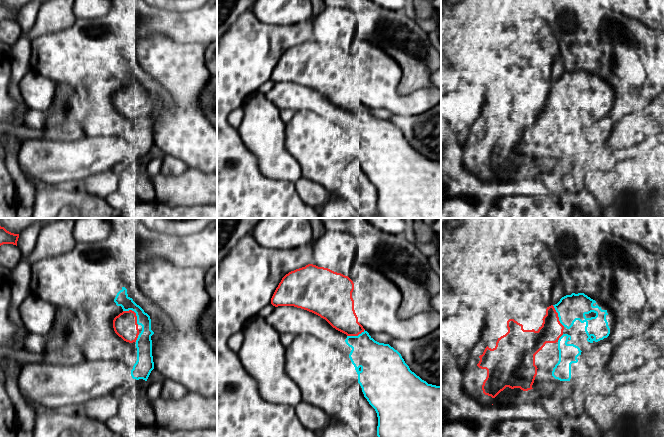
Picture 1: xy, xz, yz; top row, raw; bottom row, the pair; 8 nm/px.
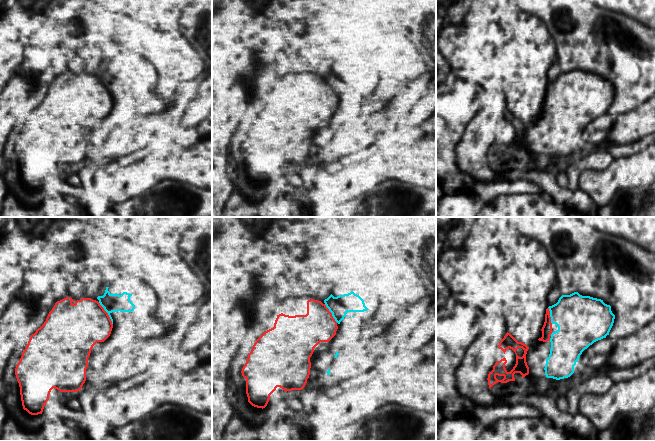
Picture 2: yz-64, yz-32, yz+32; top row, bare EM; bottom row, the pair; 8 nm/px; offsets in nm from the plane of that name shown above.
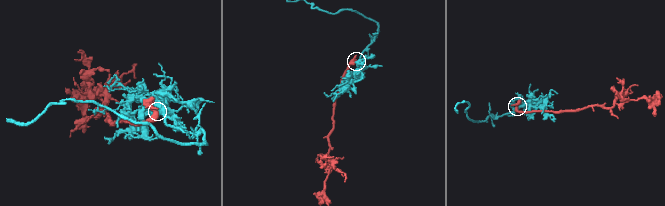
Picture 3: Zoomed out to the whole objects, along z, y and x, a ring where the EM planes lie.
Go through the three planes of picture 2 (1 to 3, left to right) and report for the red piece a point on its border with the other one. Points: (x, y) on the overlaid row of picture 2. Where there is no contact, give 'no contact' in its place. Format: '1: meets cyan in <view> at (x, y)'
1: meets cyan in yz-64 at (107, 312)
2: meets cyan in yz-32 at (331, 312)
3: meets cyan in yz+32 at (550, 315)

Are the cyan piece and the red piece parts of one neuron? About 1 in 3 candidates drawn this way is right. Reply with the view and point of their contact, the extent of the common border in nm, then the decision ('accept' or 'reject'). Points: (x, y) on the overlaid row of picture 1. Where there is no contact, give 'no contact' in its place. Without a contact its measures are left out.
contact xy (135, 312); length 170 nm; accept

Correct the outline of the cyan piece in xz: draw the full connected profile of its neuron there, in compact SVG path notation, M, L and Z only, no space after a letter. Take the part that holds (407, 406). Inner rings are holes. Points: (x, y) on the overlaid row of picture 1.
M308 264L286 274L276 288L271 304L278 306L294 306L312 312L325 319L333 328L347 335L346 344L352 348L349 358L358 374L358 383L364 397L375 409L378 417L378 437L441 437L441 386L428 384L422 380L405 363L401 354L389 344L375 341L358 322L354 310L352 292L354 283L341 273L328 268Z

